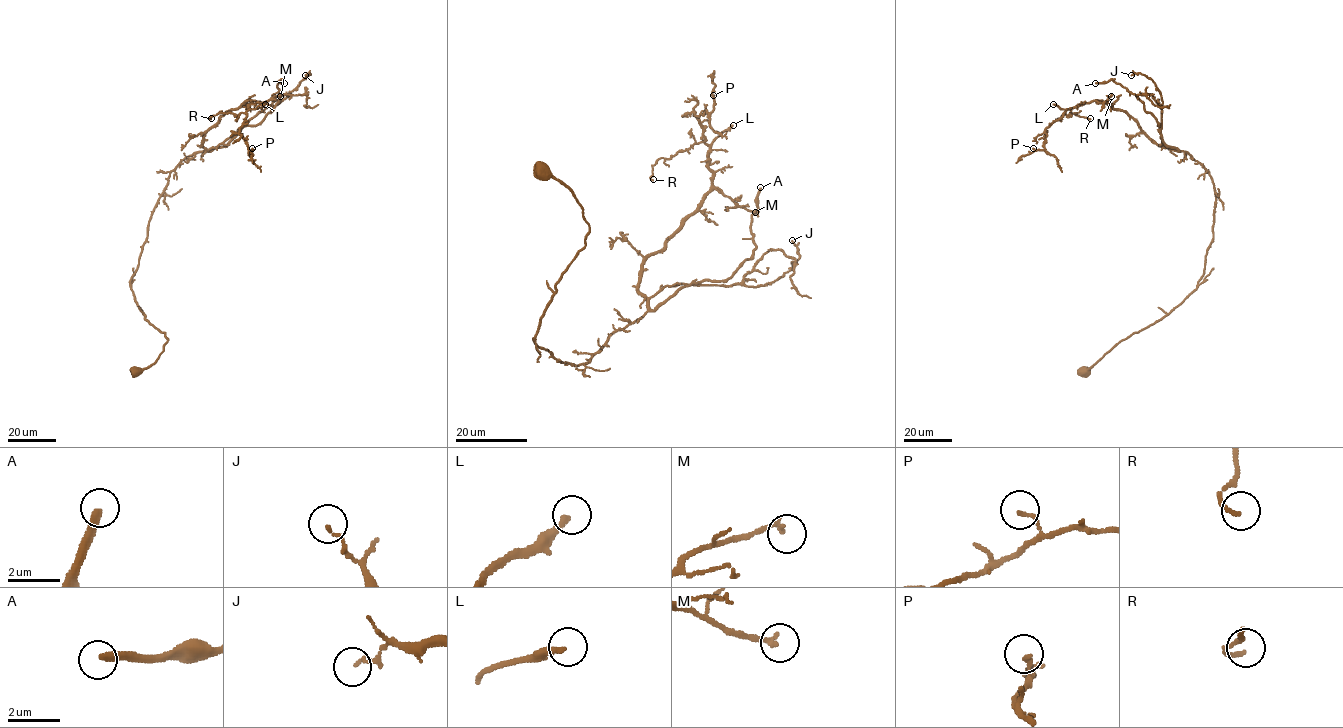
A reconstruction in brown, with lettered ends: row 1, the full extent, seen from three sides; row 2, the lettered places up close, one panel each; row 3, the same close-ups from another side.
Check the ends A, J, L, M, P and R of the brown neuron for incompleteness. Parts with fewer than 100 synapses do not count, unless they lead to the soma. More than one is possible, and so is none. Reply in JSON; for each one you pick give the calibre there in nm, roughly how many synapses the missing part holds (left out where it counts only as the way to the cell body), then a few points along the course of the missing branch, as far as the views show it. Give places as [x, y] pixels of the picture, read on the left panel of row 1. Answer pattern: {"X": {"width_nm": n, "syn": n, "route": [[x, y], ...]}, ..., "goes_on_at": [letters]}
{"A": {"width_nm": 300, "syn": 300, "route": [[284, 83], [299, 75], [323, 71], [338, 99], [344, 105], [363, 110], [372, 120], [381, 119], [378, 122]]}, "goes_on_at": ["A"]}

